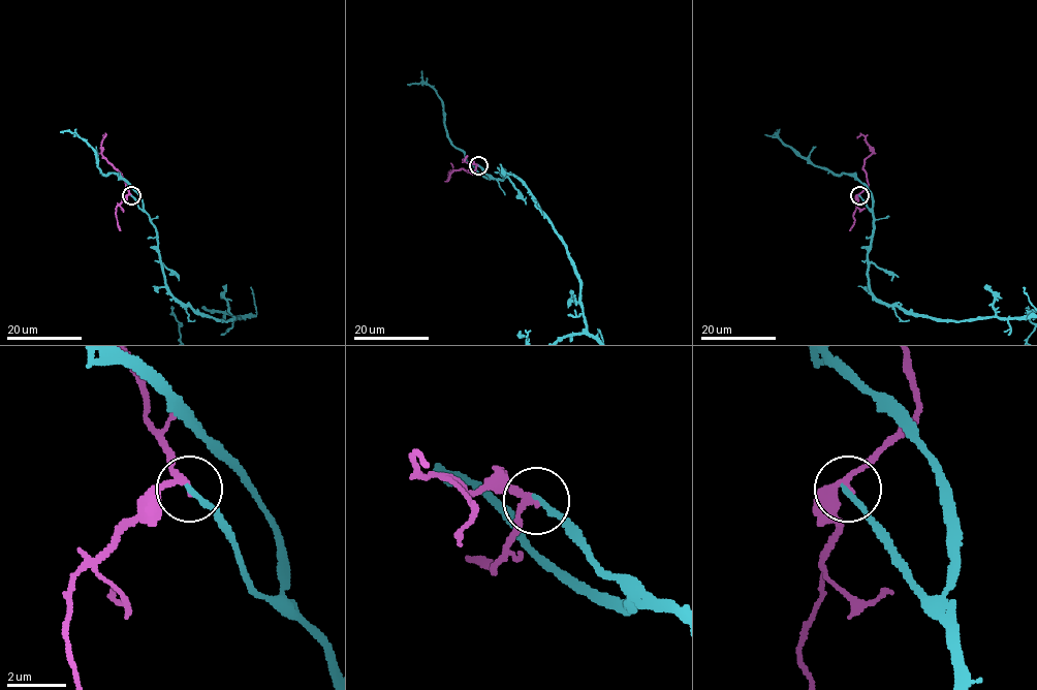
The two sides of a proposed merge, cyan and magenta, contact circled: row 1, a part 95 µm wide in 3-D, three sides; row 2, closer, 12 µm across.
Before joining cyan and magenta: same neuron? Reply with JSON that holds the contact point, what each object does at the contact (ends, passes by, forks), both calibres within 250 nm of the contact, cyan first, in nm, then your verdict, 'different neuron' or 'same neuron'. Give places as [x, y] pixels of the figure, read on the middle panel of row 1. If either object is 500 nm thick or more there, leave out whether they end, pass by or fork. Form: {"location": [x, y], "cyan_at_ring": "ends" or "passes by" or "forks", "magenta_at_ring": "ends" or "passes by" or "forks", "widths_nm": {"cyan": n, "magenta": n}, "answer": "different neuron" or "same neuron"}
{"location": [478, 165], "cyan_at_ring": "ends", "magenta_at_ring": "passes by", "widths_nm": {"cyan": 190, "magenta": 160}, "answer": "same neuron"}

